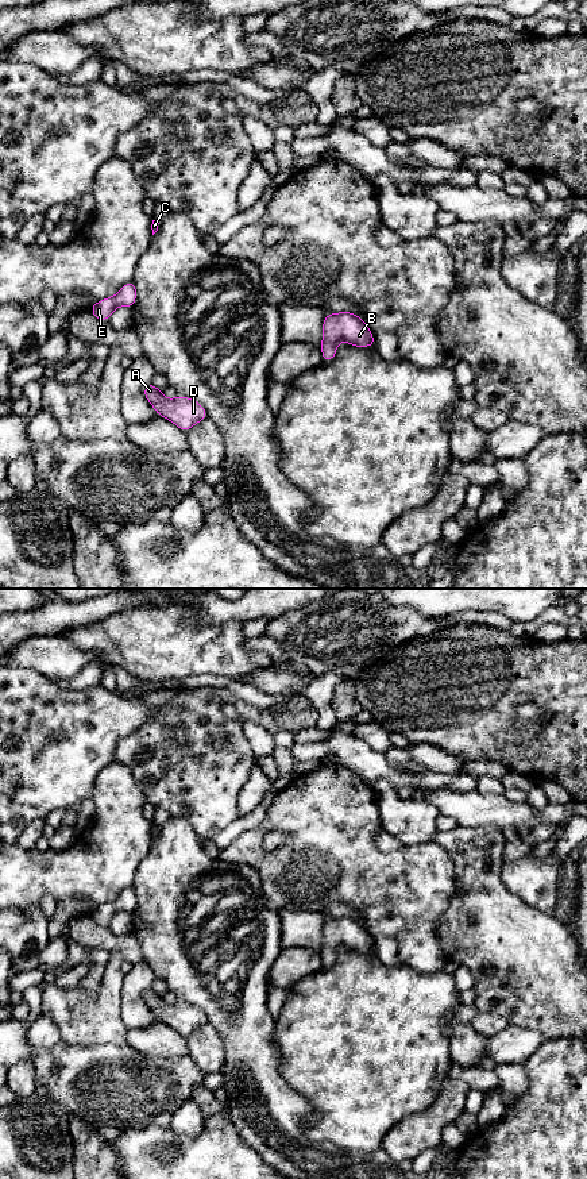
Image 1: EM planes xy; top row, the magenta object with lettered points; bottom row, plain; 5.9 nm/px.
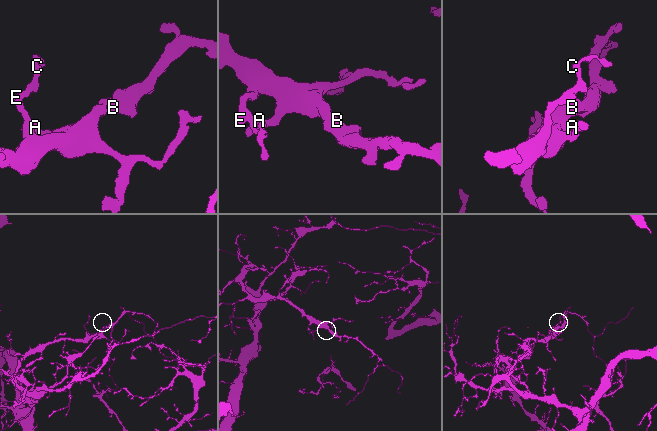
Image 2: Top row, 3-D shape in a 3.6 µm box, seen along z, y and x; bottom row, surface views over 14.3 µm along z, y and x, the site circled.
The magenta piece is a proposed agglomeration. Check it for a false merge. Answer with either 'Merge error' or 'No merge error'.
No merge error

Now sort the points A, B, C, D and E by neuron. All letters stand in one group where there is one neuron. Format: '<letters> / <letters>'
A B C D E

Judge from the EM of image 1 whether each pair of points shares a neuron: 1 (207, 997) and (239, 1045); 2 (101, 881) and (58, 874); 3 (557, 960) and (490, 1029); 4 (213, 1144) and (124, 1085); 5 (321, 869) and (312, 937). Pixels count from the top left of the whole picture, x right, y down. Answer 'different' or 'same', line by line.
1: same
2: same
3: different
4: same
5: different

